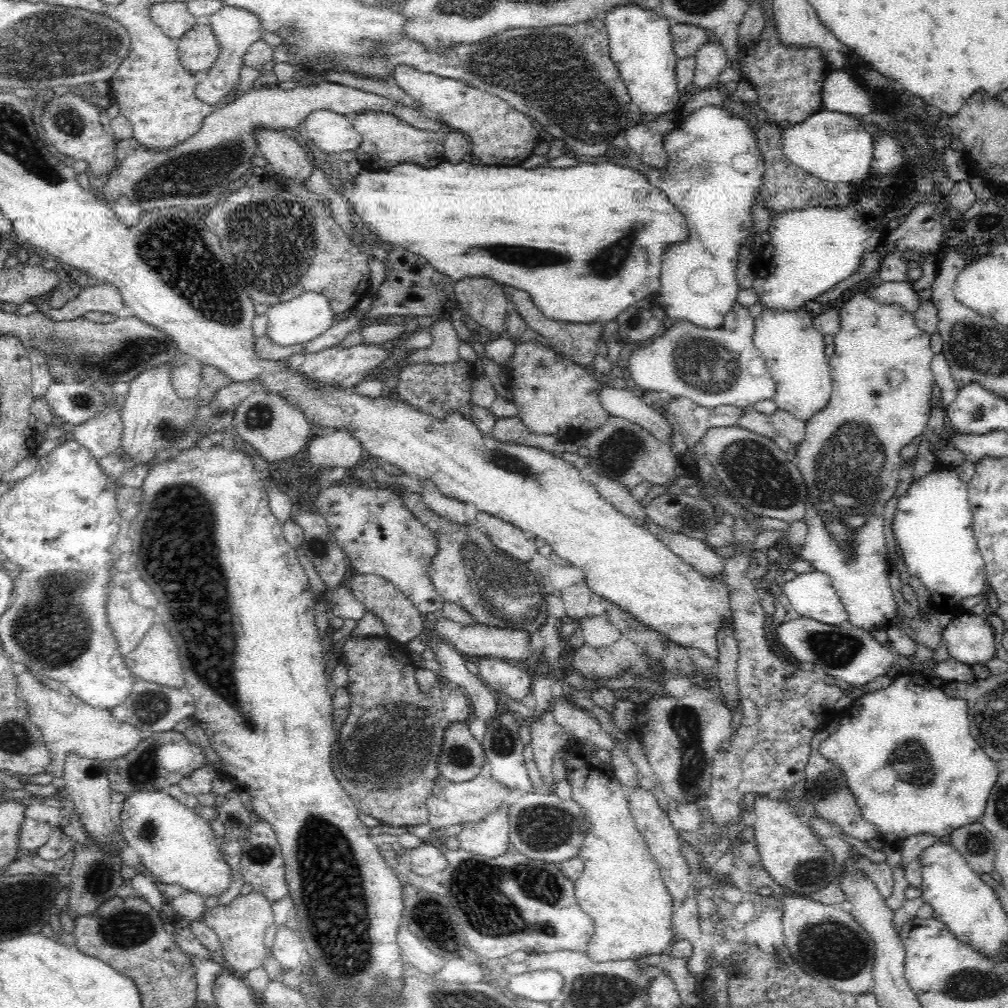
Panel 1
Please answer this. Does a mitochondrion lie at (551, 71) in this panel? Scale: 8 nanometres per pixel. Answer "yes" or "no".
yes

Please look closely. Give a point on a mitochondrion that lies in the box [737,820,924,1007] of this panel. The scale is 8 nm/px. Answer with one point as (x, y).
(830, 947)

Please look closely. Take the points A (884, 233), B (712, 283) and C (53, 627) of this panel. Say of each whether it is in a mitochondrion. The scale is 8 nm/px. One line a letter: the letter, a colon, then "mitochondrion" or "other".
A: other
B: other
C: mitochondrion

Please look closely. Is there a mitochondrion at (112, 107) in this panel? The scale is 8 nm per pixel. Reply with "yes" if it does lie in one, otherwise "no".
no

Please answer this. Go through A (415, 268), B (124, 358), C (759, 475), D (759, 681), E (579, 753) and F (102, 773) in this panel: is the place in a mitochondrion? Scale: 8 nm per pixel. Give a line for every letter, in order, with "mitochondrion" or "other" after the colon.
A: other
B: mitochondrion
C: mitochondrion
D: other
E: other
F: other

